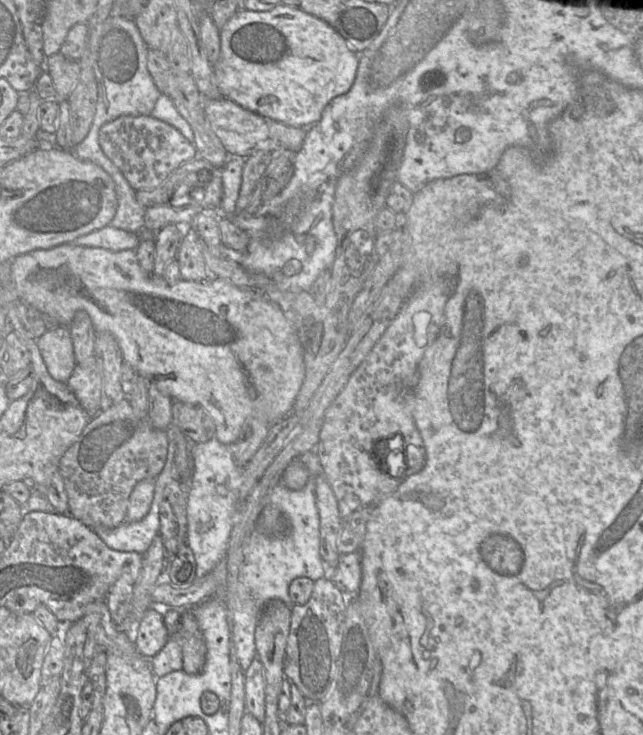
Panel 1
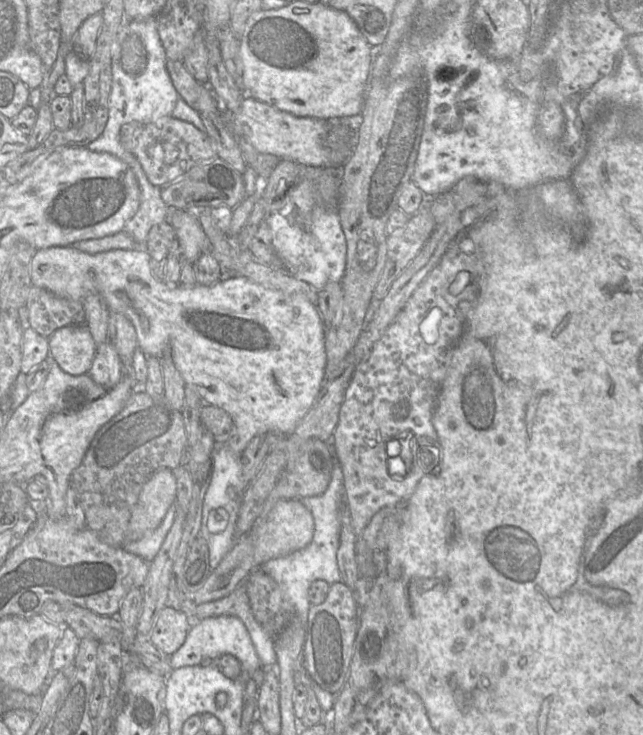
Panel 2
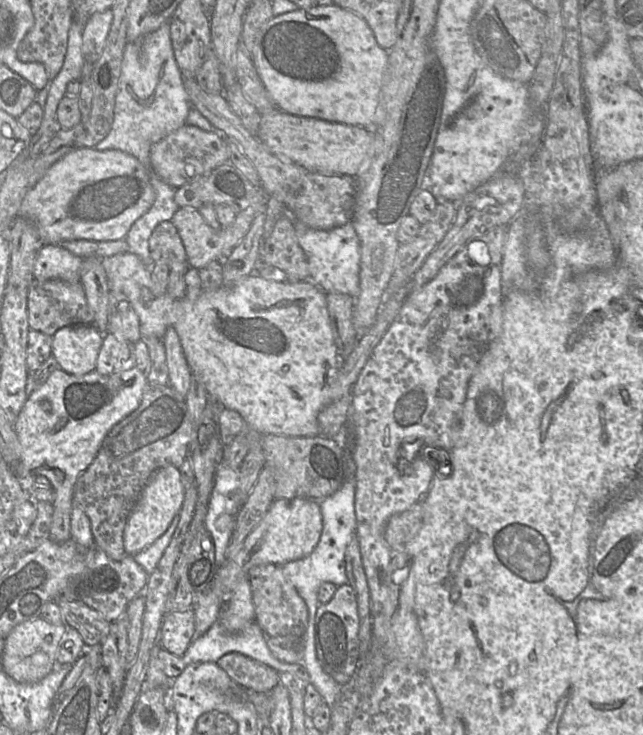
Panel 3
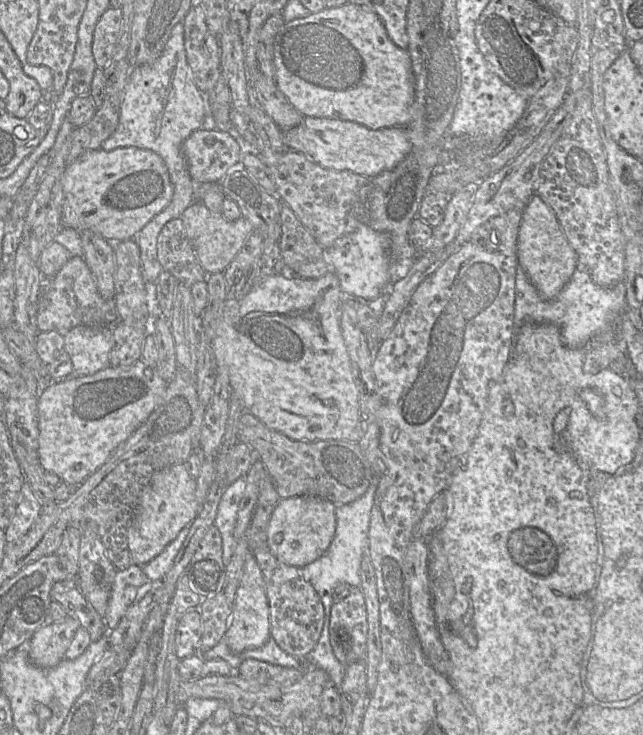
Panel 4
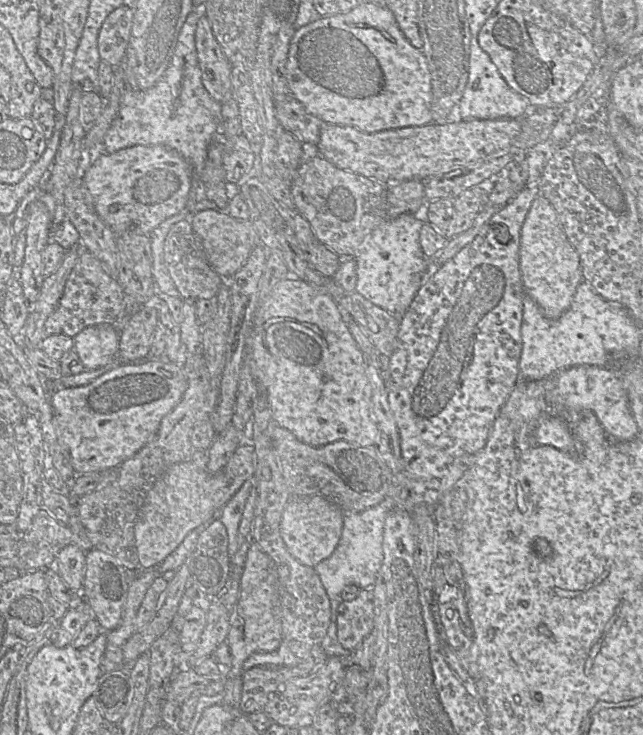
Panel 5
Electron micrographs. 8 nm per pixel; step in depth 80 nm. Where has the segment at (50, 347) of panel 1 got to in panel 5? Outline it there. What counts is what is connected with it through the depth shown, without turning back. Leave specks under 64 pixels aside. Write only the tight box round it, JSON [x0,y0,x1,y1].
[73,325,119,370]

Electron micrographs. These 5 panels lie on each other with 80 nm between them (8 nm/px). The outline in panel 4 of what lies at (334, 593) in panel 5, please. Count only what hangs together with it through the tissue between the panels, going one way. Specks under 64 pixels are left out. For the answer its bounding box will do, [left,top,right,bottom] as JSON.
[301,484,377,687]

